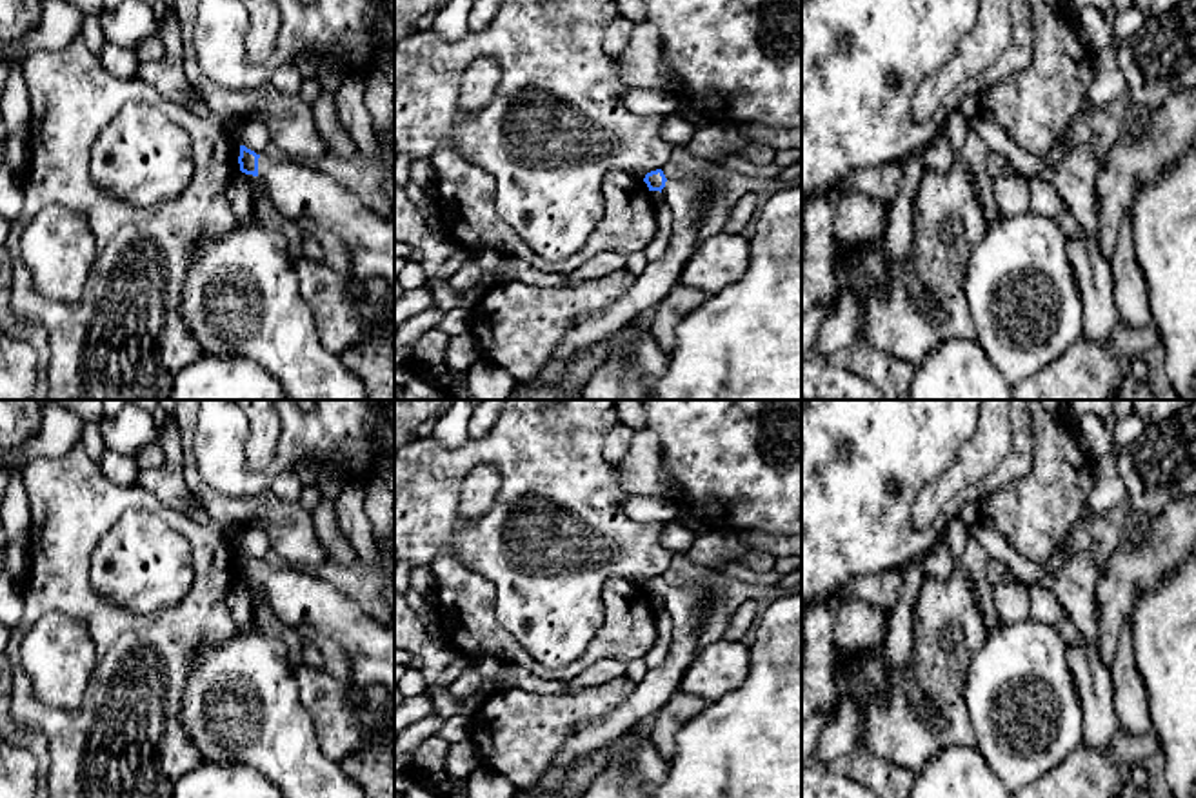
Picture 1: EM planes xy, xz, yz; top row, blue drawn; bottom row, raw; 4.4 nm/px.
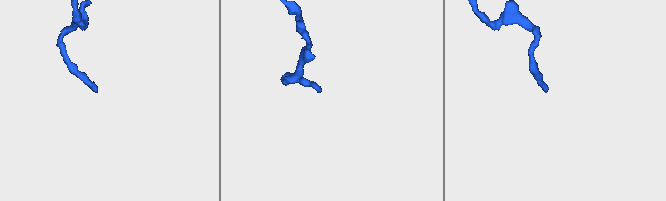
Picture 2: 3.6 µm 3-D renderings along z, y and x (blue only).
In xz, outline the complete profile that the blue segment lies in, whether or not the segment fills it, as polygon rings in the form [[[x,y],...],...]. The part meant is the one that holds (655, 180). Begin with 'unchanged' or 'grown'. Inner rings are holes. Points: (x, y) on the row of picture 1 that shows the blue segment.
grown; [[[662,169],[645,175],[649,191],[660,191],[673,211],[673,229],[667,251],[658,260],[649,260],[634,278],[631,289],[611,305],[587,314],[578,314],[565,338],[547,364],[529,380],[516,385],[553,385],[565,376],[567,362],[580,351],[611,338],[618,329],[634,322],[678,284],[683,265],[694,254],[700,216],[709,196],[722,189],[722,182],[702,176],[667,180]]]

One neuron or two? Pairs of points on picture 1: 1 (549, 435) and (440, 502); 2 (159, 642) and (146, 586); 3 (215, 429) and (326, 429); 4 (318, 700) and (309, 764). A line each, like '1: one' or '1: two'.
1: one
2: two
3: one
4: two

